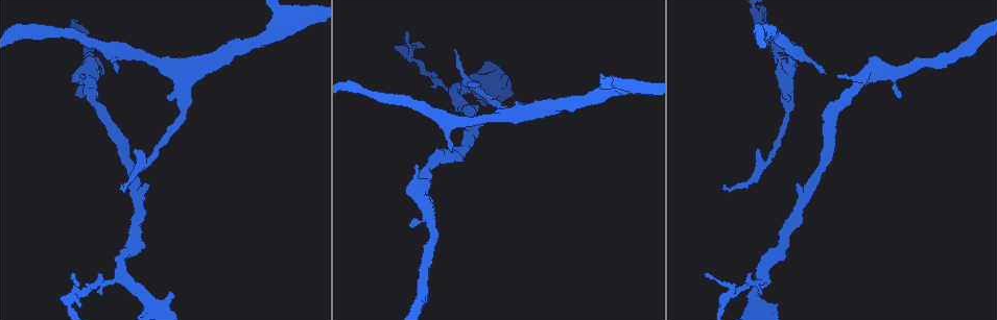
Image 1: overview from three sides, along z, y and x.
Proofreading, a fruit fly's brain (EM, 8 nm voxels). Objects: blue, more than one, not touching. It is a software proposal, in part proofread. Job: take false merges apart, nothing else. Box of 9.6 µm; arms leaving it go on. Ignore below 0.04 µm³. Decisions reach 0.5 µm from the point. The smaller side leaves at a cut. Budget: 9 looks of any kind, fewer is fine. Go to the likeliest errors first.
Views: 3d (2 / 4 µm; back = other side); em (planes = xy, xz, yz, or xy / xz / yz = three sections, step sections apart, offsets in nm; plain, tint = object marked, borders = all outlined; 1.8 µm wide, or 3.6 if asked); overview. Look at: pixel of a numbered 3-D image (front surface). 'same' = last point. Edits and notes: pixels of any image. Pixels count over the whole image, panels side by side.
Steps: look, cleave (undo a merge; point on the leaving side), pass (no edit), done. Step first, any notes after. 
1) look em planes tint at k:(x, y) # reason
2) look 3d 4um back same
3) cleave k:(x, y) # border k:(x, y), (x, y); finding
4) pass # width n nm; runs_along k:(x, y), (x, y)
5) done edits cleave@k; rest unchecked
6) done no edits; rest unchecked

look em planes tint at 1:(288, 22) # sharp bend

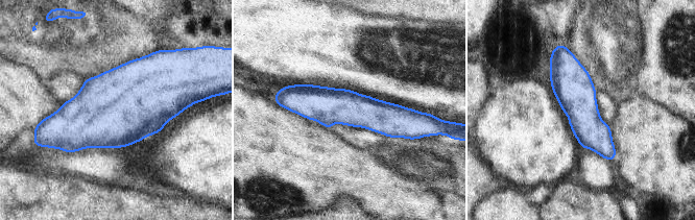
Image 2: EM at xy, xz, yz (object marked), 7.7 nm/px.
pass # width 280 nm; continuous, no second cell

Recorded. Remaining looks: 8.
look em planes tint at 1:(725, 299) # sharp bend

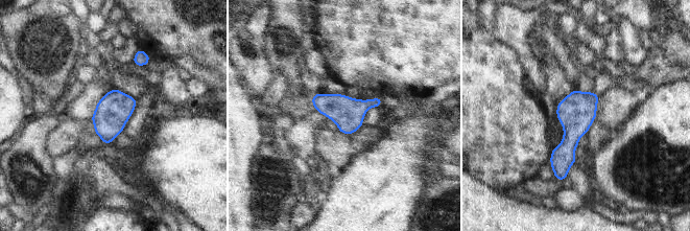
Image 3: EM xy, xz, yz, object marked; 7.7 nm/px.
pass # continuous, no second cell

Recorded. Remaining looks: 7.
look 3d 4um at 1:(121, 276) # sudden change in width

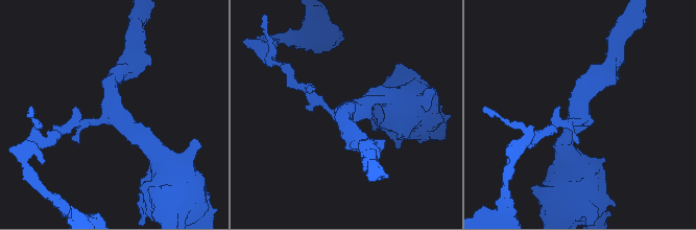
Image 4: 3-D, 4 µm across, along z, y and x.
look em 3.6um planes tint at 4:(579, 113) # arms 3; arm_widths 190, 280, 340 nm

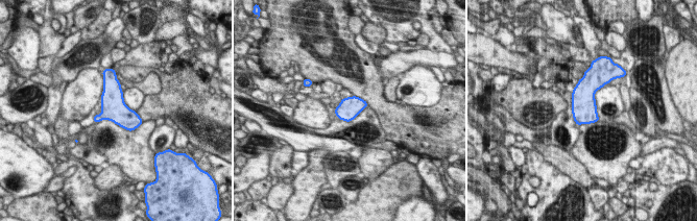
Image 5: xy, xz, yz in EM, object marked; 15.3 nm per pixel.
pass # width 340 nm; continuous, no second cell

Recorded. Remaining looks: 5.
look 3d 2um back at 1:(177, 69) # arms part here

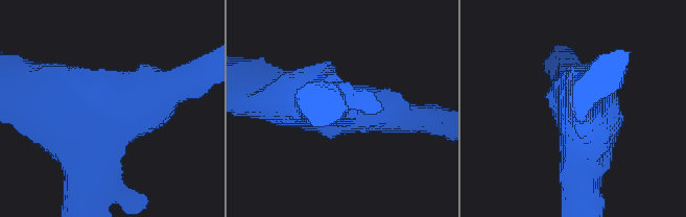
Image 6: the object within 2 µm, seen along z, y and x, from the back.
look em planes tint at 6:(106, 102) # arms 3; arm_widths 300, 340, 340 nm; need the tissue

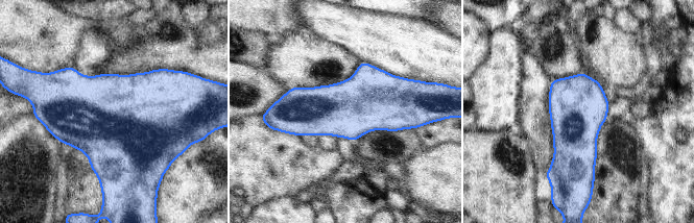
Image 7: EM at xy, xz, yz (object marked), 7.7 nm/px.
pass # continuous, no second cell

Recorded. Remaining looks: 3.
done no edits; rest unchecked

